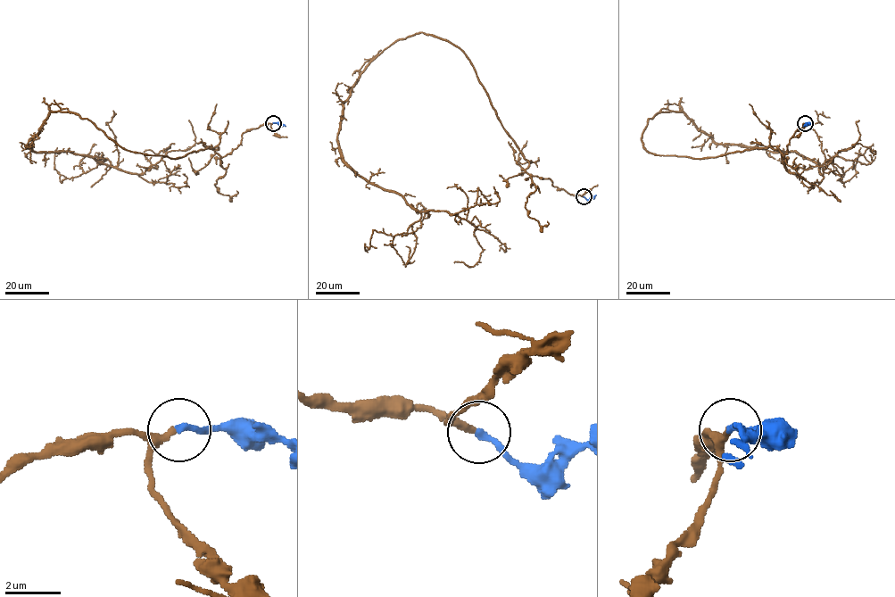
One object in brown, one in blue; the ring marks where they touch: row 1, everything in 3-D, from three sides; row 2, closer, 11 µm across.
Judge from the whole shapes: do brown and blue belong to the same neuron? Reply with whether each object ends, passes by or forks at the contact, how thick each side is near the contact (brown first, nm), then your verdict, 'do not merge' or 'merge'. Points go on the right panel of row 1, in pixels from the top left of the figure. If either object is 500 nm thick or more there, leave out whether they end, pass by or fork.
brown ends there; blue ends there; 240 nm thick on the brown side, 240 nm on the other; merge

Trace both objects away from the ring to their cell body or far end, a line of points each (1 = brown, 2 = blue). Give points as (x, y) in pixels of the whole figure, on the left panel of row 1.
1: (273, 123), (225, 155), (171, 158), (52, 111), (27, 147), (143, 174), (172, 144), (144, 152)
2: (273, 123), (285, 126)

